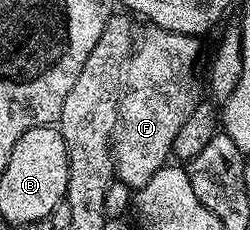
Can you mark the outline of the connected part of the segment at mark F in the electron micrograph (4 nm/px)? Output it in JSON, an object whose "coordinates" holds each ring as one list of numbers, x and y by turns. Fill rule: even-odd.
{"coordinates":[[149,28,144,38,139,38,138,48,134,57,140,60,140,81,128,94,121,96,118,101,118,132,114,137,114,173,132,191,139,191,150,183,150,179,159,169,164,168,173,152,172,144,182,123,189,119,197,102,201,100,200,85,196,82,196,64,200,61,199,36,186,33,175,33,169,29]]}

